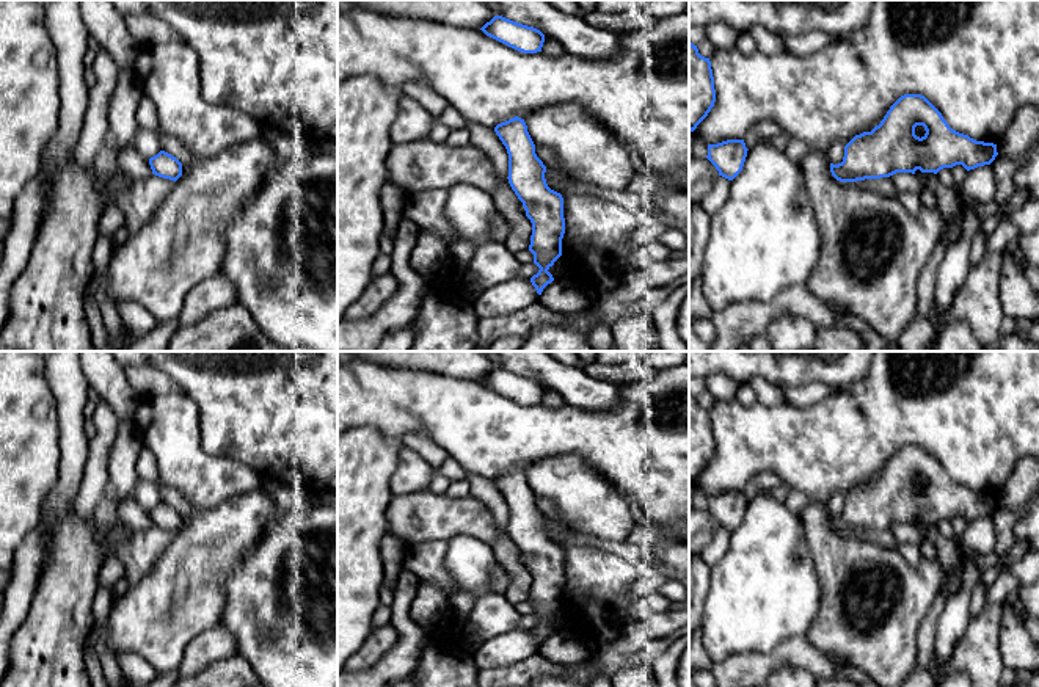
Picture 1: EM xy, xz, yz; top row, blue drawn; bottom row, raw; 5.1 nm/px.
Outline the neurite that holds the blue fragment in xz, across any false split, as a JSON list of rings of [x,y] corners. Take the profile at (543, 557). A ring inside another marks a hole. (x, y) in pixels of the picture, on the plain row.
[[[515,467],[498,475],[494,483],[509,505],[509,535],[532,574],[529,602],[540,621],[530,629],[530,634],[541,646],[543,640],[554,632],[548,621],[562,607],[563,549],[548,538],[546,518],[535,505],[535,496],[524,471]]]

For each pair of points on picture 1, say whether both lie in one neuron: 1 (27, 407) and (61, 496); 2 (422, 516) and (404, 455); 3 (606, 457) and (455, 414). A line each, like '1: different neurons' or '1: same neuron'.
1: different neurons
2: different neurons
3: same neuron

